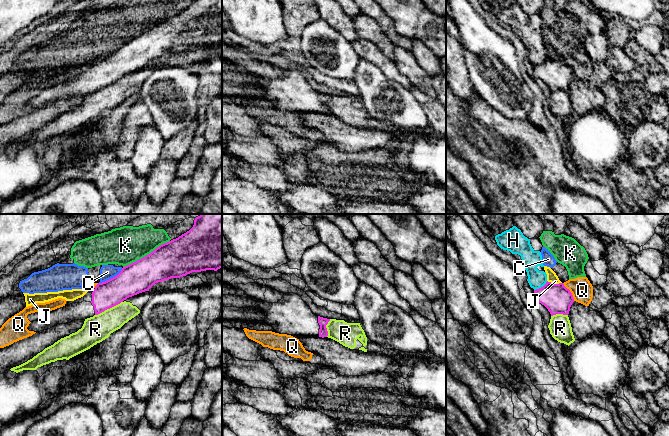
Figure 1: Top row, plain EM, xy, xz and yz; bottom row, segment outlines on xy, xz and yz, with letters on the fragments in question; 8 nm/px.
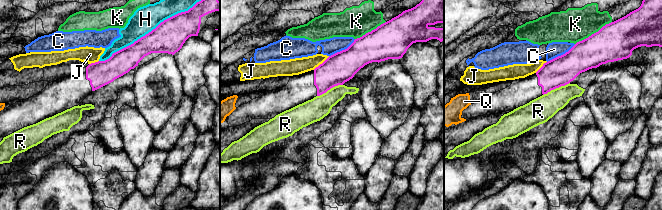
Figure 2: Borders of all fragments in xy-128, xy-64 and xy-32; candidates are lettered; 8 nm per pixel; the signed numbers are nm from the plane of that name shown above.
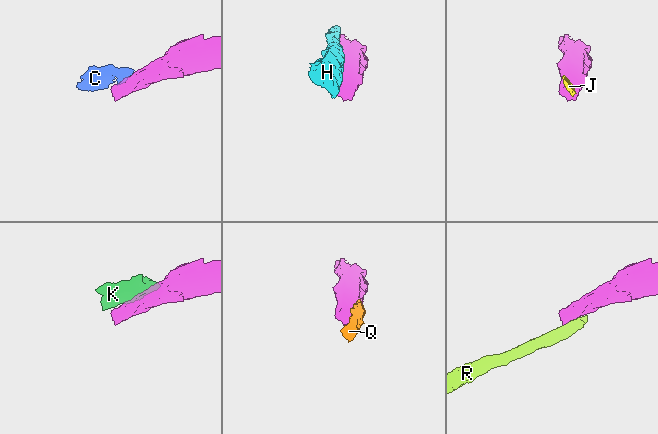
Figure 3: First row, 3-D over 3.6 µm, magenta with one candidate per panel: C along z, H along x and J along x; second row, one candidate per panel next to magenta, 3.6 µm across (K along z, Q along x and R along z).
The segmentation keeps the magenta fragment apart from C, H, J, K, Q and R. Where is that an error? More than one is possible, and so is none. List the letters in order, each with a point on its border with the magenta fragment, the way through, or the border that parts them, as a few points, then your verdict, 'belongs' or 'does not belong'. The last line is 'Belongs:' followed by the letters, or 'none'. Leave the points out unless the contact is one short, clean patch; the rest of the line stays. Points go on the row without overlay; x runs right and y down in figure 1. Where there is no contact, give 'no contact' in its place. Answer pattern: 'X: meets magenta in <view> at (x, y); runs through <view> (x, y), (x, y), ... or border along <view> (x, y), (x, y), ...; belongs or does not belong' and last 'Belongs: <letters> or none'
C: meets magenta in xy at (111, 54); border along xy (122, 44), (114, 52), (99, 59); does not belong
H: meets magenta in yz at (541, 63); does not belong
J: meets magenta in yz at (554, 60); border along yz (547, 56), (553, 59), (561, 59); does not belong
K: meets magenta in xy at (146, 31); does not belong
Q: meets magenta in yz at (570, 68); does not belong
R: meets magenta in xy at (108, 84); border along xy (122, 77), (95, 91); does not belong
Belongs: none

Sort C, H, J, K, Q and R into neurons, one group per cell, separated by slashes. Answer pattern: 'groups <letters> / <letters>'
groups C J K / H / Q / R

